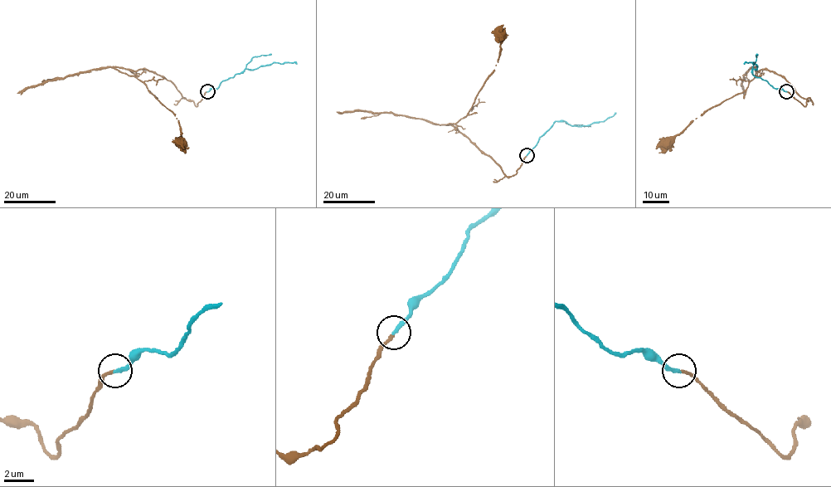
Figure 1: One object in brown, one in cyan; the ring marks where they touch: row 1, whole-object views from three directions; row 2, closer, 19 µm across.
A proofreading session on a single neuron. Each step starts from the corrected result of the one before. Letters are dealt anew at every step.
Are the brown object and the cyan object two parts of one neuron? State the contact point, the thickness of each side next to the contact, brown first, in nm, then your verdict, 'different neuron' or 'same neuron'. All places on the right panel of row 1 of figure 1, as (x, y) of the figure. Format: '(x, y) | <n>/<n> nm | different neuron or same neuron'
(786, 91) | 190/260 nm | same neuron

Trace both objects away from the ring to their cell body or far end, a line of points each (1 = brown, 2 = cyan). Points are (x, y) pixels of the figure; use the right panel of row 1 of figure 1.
1: (786, 91), (806, 104), (807, 100), (784, 77), (754, 68), (755, 77), (746, 89), (707, 109), (667, 145)
2: (786, 91), (755, 77), (752, 74), (757, 65), (754, 62), (743, 64)

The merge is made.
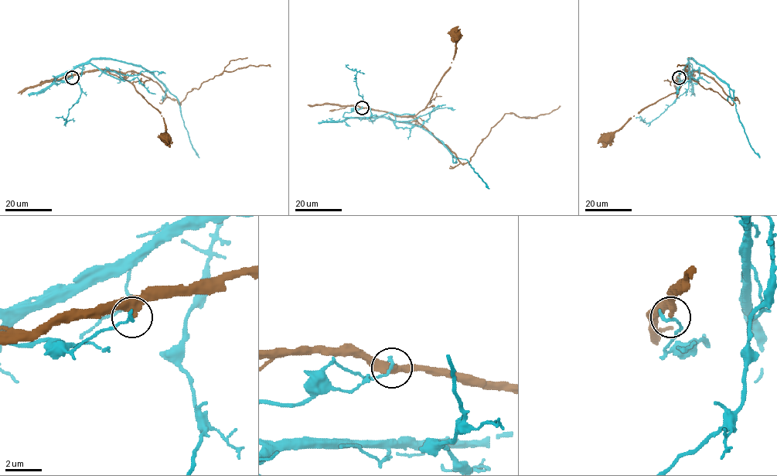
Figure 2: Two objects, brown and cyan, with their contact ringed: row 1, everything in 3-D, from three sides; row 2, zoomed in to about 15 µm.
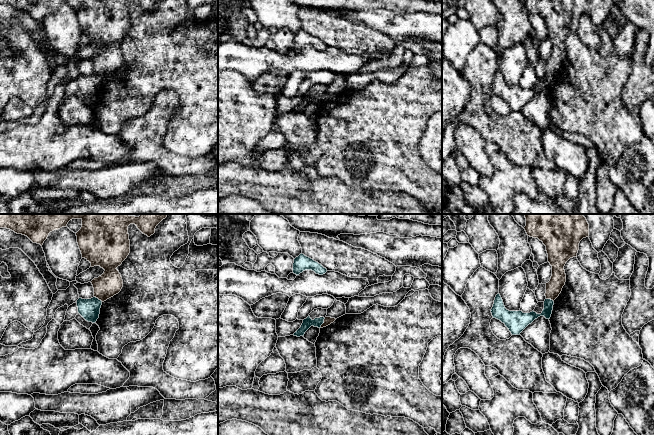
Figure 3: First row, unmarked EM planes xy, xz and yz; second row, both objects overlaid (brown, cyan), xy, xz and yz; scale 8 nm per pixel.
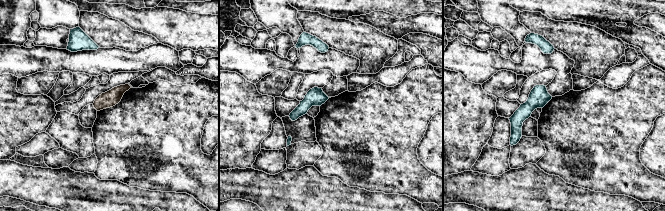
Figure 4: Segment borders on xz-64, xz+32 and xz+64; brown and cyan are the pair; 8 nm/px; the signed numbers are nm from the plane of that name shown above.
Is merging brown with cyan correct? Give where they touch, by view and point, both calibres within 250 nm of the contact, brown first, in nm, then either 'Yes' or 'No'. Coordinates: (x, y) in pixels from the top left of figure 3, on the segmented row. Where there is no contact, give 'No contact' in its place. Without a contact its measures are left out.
Touches brown at xz (323, 323). Thickness 60 nm (brown) against 80 nm. No

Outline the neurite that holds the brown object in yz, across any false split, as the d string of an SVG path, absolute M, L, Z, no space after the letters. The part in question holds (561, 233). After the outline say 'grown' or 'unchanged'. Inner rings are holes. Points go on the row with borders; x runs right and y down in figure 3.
M524 214L528 236L538 238L546 246L548 262L552 266L552 276L546 283L546 299L555 300L566 282L564 266L573 257L577 257L579 243L589 237L589 224L582 214Z; unchanged

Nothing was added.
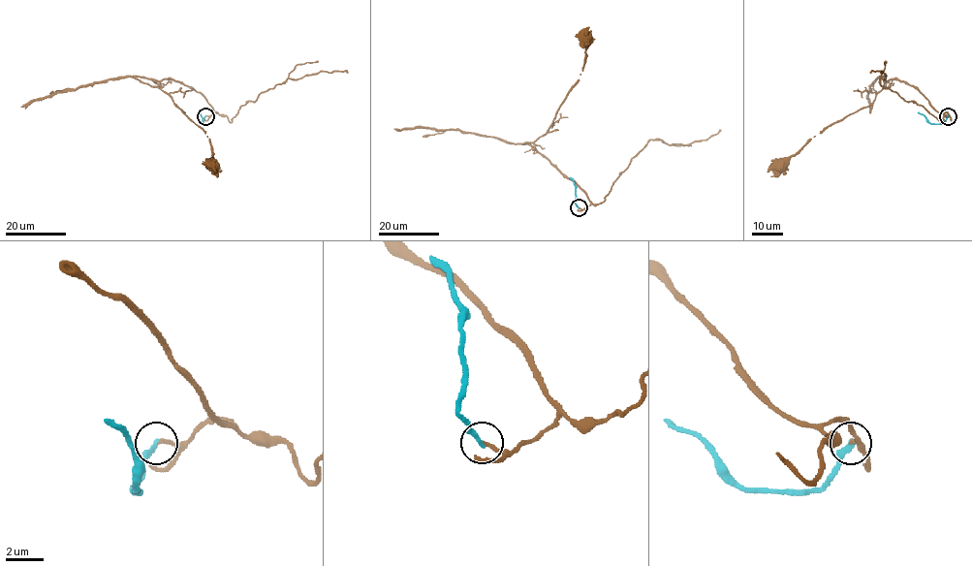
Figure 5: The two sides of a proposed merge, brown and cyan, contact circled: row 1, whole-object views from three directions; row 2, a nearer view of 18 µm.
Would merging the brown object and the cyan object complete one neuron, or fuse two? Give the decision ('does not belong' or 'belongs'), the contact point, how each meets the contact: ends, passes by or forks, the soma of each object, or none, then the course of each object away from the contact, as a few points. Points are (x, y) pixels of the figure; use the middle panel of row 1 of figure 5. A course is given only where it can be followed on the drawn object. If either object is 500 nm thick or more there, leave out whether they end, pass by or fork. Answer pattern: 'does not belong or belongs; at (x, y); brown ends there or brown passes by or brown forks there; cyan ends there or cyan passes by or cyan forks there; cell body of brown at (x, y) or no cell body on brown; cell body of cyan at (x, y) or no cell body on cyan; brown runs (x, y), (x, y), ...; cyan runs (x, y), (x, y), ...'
does not belong; at (579, 207); brown ends there; cyan ends there; cell body of brown at (586, 40); no cell body on cyan; brown runs (579, 207), (590, 201), (575, 182), (532, 147), (508, 141), (533, 142), (547, 133), (579, 79), (586, 40); cyan runs (579, 207), (575, 182), (570, 177)

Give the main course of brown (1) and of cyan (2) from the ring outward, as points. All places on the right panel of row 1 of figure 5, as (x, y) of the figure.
1: (948, 116), (933, 108), (912, 85), (882, 78), (883, 88), (873, 102), (827, 126), (780, 168)
2: (948, 116), (943, 124), (931, 124), (918, 112)

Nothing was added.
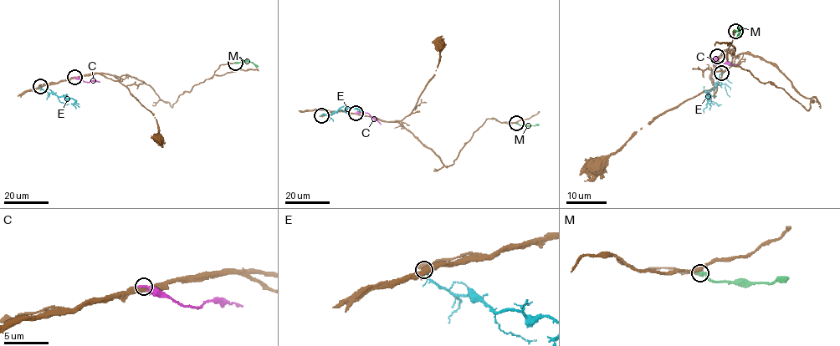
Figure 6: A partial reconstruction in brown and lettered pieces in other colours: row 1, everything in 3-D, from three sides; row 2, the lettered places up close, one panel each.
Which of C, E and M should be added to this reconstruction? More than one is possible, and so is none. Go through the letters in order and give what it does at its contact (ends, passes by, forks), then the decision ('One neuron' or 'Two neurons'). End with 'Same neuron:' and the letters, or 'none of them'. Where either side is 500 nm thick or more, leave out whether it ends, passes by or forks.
C: It ends there. Two neurons
E: Two neurons
M: It ends there. One neuron
Same neuron: M

